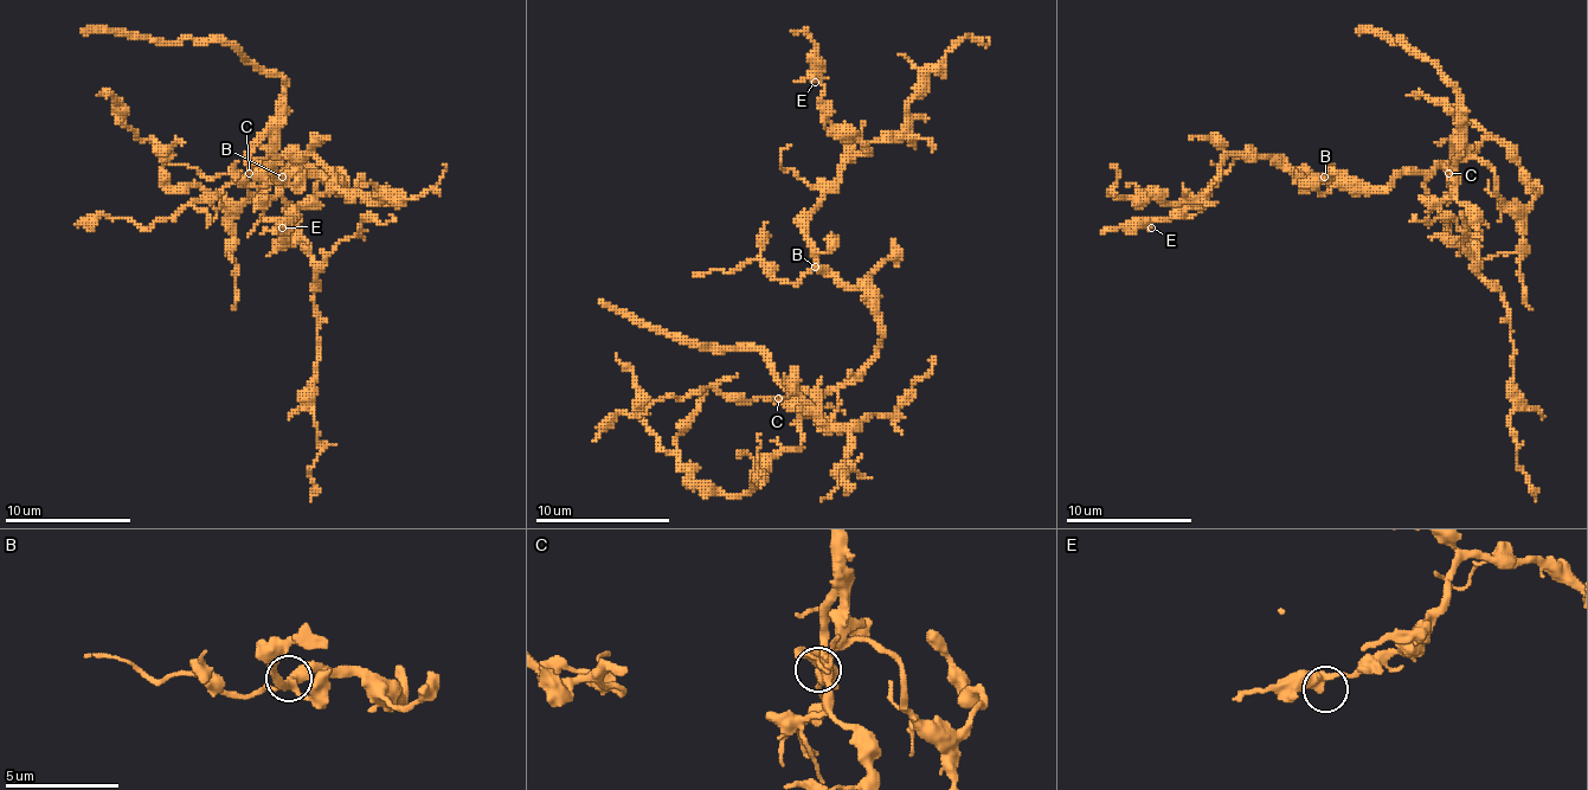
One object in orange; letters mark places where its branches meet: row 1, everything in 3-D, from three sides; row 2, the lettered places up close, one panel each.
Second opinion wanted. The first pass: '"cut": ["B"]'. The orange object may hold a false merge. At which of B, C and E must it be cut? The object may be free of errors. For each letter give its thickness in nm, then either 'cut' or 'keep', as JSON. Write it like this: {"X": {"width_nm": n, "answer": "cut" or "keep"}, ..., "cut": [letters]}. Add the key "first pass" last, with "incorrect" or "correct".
{"B": {"width_nm": 320, "answer": "keep"}, "C": {"width_nm": 360, "answer": "keep"}, "E": {"width_nm": 360, "answer": "keep"}, "cut": [], "first pass": "incorrect"}

